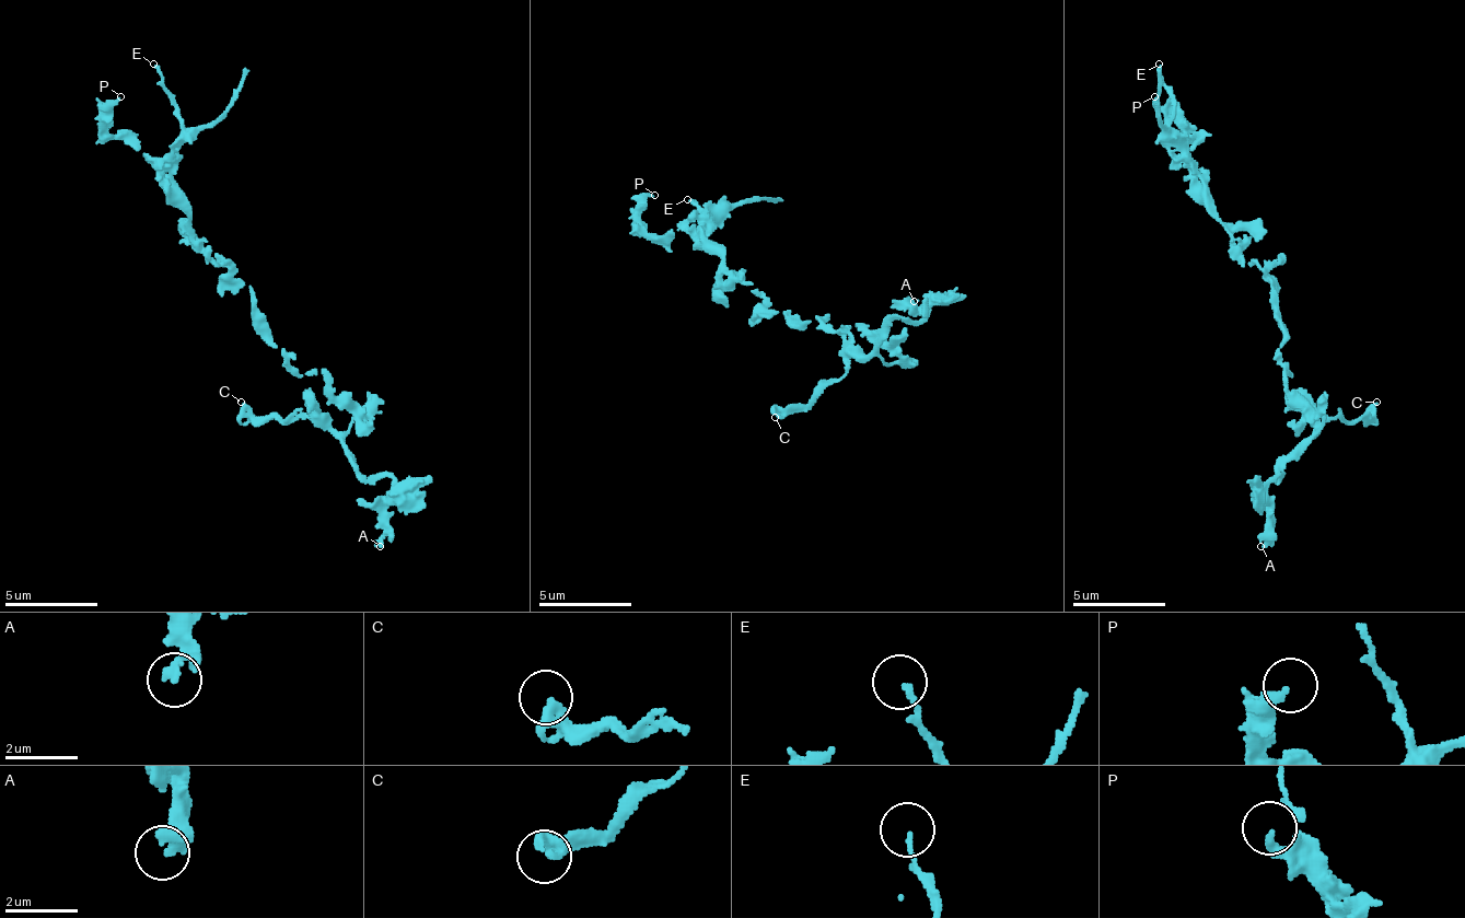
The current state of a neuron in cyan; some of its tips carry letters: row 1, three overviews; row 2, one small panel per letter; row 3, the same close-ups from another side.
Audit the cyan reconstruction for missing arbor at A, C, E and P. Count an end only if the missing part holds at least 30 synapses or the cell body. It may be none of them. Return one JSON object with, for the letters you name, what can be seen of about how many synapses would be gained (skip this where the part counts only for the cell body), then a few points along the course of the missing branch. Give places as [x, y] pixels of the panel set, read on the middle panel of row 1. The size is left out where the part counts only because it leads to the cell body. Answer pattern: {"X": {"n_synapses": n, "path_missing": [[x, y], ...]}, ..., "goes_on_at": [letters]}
{"goes_on_at": []}

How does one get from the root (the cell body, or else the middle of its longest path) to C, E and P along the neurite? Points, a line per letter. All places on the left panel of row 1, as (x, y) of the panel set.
C: (259, 310), (282, 356), (301, 374), (325, 379), (325, 402), (311, 416), (282, 420), (259, 420), (241, 402)
E: (259, 310), (255, 291), (228, 263), (218, 263), (209, 254), (181, 208), (176, 194), (181, 111), (153, 64)
P: (259, 310), (255, 291), (228, 263), (218, 263), (195, 235), (176, 189), (112, 134), (107, 111), (120, 96)

